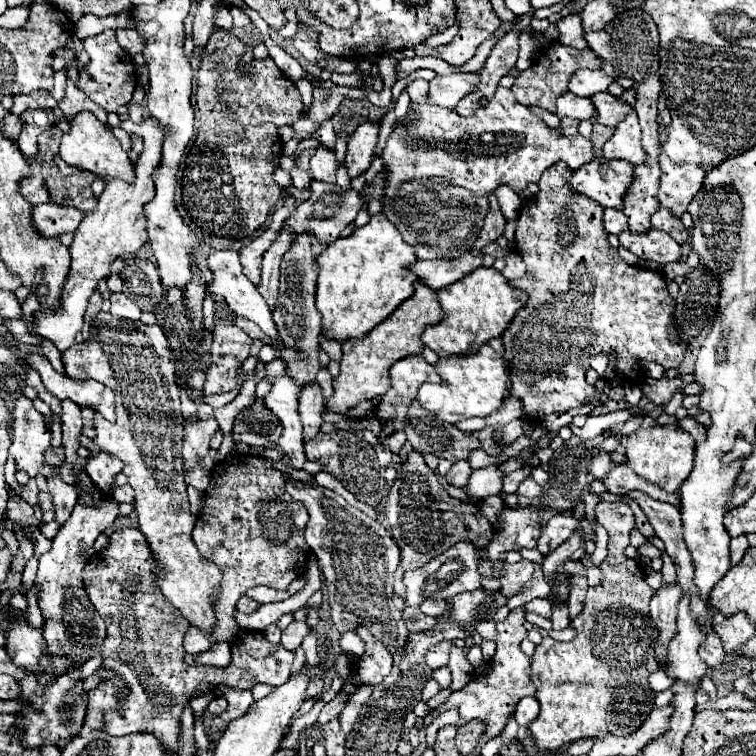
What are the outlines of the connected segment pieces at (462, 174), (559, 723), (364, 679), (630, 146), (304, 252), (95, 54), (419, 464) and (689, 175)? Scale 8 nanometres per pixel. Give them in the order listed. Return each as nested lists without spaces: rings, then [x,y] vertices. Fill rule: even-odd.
[[[416,79],[408,85],[408,93],[416,105],[418,119],[410,121],[408,117],[402,117],[382,151],[384,169],[388,173],[382,209],[390,223],[398,227],[404,241],[416,249],[418,259],[454,259],[462,251],[470,251],[488,213],[486,193],[492,193],[500,183],[506,183],[516,193],[522,193],[526,183],[538,181],[540,175],[558,161],[568,163],[570,169],[578,169],[580,165],[594,159],[590,139],[582,135],[558,137],[542,119],[520,105],[510,89],[498,87],[486,107],[478,109],[470,119],[462,119],[454,111],[432,105],[426,99],[426,83],[428,81],[424,79]]]
[[[624,553],[622,557],[606,559],[600,569],[602,583],[588,589],[584,609],[570,623],[576,637],[570,643],[542,641],[532,655],[532,683],[538,689],[536,699],[540,701],[540,715],[530,723],[530,731],[536,745],[544,751],[558,751],[584,737],[602,739],[606,733],[628,735],[632,729],[636,731],[652,711],[654,693],[648,687],[648,675],[656,671],[654,641],[658,631],[650,621],[648,603],[656,591],[644,581],[644,567]]]
[[[358,627],[356,631],[366,643],[366,653],[352,665],[352,669],[360,673],[360,683],[378,685],[392,669],[392,655],[388,653],[386,645],[370,633],[368,627]]]
[[[630,109],[628,117],[614,129],[614,135],[606,141],[602,151],[608,159],[626,159],[632,165],[642,165],[646,161],[646,153],[642,149],[642,129],[634,109]]]
[[[298,237],[290,251],[282,257],[280,265],[280,291],[278,291],[278,303],[272,311],[280,339],[286,343],[284,357],[290,367],[290,377],[298,385],[316,381],[316,373],[320,369],[318,363],[318,337],[322,329],[322,315],[318,309],[314,309],[314,281],[318,281],[318,265],[316,259],[320,253],[324,253],[326,245],[316,241],[316,237]]]
[[[104,31],[96,37],[90,37],[84,41],[84,49],[90,55],[90,63],[88,67],[80,69],[80,79],[78,79],[78,87],[100,107],[104,107],[108,113],[116,111],[120,105],[126,105],[132,101],[132,93],[136,89],[136,75],[128,71],[130,59],[126,55],[126,51],[118,45],[114,31]]]
[[[412,451],[408,461],[402,463],[400,475],[390,487],[386,501],[386,519],[396,545],[400,547],[402,559],[396,569],[396,583],[402,583],[402,575],[410,569],[422,567],[432,557],[444,553],[458,541],[472,541],[480,549],[490,543],[492,527],[488,519],[478,511],[474,503],[462,503],[452,499],[434,477],[434,471],[424,463],[422,453]]]
[[[660,153],[660,205],[668,207],[678,217],[686,211],[694,195],[700,191],[706,173],[698,165],[672,163],[664,153]]]

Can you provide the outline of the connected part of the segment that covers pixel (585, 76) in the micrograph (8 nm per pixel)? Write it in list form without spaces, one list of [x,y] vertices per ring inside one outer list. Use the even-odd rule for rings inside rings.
[[[578,69],[578,73],[574,73],[570,77],[568,89],[578,97],[592,97],[598,91],[606,91],[612,81],[614,79],[610,75],[606,75],[602,69],[598,69],[598,71]]]

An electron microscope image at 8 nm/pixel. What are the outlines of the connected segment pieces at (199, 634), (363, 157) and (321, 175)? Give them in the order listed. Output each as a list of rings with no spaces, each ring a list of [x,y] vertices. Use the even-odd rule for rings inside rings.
[[[190,627],[186,631],[186,637],[184,637],[184,649],[186,649],[186,653],[198,655],[198,653],[208,651],[210,645],[212,645],[210,635],[206,635],[204,631],[200,631],[198,627]]]
[[[364,121],[352,133],[348,141],[348,151],[346,151],[346,167],[348,167],[350,177],[356,177],[370,167],[378,133],[380,133],[378,121]]]
[[[318,145],[316,153],[310,159],[310,173],[314,179],[334,183],[336,181],[336,171],[338,171],[338,159],[336,151],[328,149],[326,145]]]

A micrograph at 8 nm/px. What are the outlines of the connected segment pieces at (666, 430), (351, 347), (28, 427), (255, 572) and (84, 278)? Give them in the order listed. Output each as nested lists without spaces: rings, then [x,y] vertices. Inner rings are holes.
[[[642,427],[628,435],[626,443],[626,465],[642,479],[666,489],[666,493],[676,493],[692,471],[694,463],[694,439],[684,431],[672,427]]]
[[[418,283],[414,295],[398,305],[382,325],[376,325],[366,337],[350,339],[342,343],[342,361],[340,361],[340,375],[334,377],[334,395],[328,399],[326,409],[332,413],[346,413],[350,407],[358,405],[360,401],[370,401],[386,393],[388,389],[388,371],[394,361],[412,355],[422,353],[424,343],[420,339],[426,325],[434,325],[442,319],[442,307],[438,305],[436,291],[432,291],[428,285]]]
[[[18,399],[12,411],[10,457],[16,459],[18,469],[24,469],[30,477],[36,477],[40,467],[46,463],[44,453],[48,449],[50,431],[46,429],[42,415],[34,409],[30,399]]]
[[[236,453],[214,465],[214,469],[210,471],[210,485],[204,491],[204,513],[198,517],[194,527],[194,543],[204,557],[220,565],[220,569],[224,571],[222,591],[216,605],[216,617],[218,617],[218,625],[214,631],[216,641],[230,641],[238,633],[238,629],[234,629],[234,611],[238,599],[246,595],[248,589],[266,585],[284,591],[290,585],[290,581],[298,577],[298,573],[300,575],[304,573],[306,559],[310,553],[310,547],[304,541],[306,521],[308,521],[306,507],[300,501],[294,501],[286,493],[284,475],[272,467],[272,461],[266,461],[256,455]]]
[[[146,117],[140,125],[134,125],[132,121],[122,121],[122,127],[128,131],[128,133],[136,133],[144,139],[144,151],[140,153],[136,165],[134,165],[134,183],[126,183],[122,179],[110,179],[102,191],[102,195],[98,197],[98,205],[92,213],[88,213],[80,227],[74,231],[74,241],[70,245],[70,255],[72,255],[72,265],[70,265],[70,273],[68,273],[68,279],[64,283],[64,291],[62,291],[62,305],[52,311],[52,309],[40,309],[40,313],[36,315],[36,331],[40,337],[44,339],[50,339],[60,351],[66,351],[70,349],[76,341],[76,333],[82,329],[82,315],[86,311],[86,303],[96,287],[96,283],[102,279],[102,277],[108,277],[110,275],[110,263],[120,257],[120,253],[136,253],[138,249],[142,249],[148,241],[146,241],[146,215],[144,215],[144,205],[148,201],[154,199],[154,169],[158,167],[158,161],[162,161],[162,141],[166,137],[166,129],[162,129],[162,125],[158,125],[158,121],[154,121],[154,117]]]

